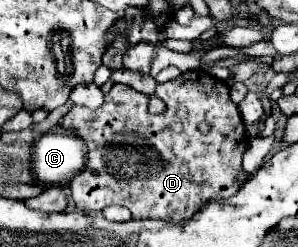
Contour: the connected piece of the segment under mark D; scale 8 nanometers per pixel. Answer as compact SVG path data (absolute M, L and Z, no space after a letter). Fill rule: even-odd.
M188 71L178 79L160 83L156 95L166 103L164 113L148 113L148 95L136 89L116 83L106 95L98 109L88 109L74 105L62 121L64 129L74 131L86 143L86 165L70 181L70 191L74 205L84 211L102 211L108 205L124 205L132 211L134 219L164 219L164 221L186 221L192 219L196 211L208 201L218 201L232 197L240 183L236 183L238 171L242 171L242 153L246 151L250 139L246 135L240 111L230 99L230 87L226 81L210 77L206 71ZM208 121L212 131L202 135L198 125Z

